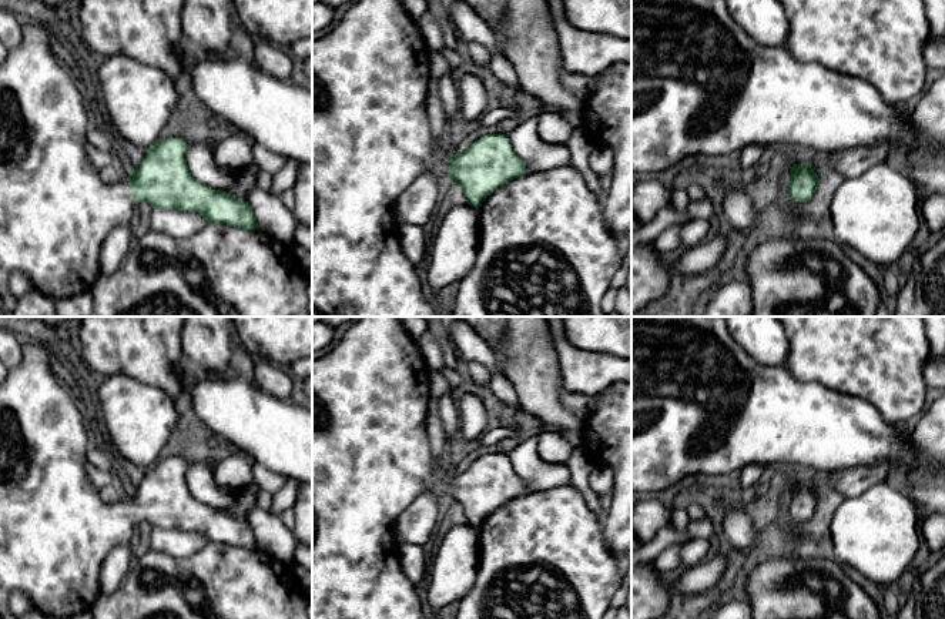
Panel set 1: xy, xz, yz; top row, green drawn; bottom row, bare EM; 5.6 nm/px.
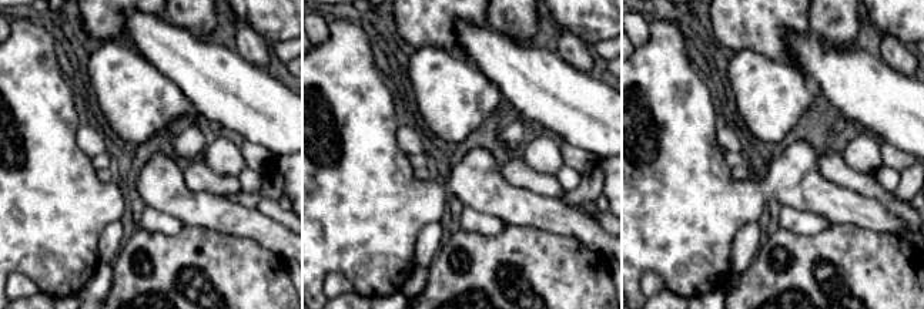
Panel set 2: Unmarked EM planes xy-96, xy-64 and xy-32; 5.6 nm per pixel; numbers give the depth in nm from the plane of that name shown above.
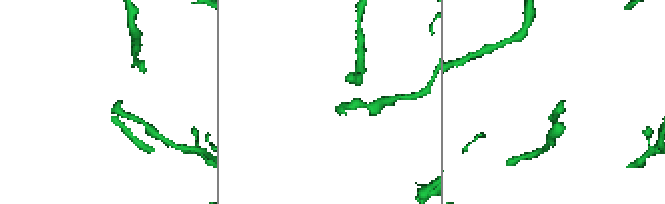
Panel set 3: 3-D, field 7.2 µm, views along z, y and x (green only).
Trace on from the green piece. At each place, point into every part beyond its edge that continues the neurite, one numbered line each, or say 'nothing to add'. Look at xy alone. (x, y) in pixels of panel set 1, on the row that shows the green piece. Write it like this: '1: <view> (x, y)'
1: xy (54, 210)

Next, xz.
1: xz (374, 133)

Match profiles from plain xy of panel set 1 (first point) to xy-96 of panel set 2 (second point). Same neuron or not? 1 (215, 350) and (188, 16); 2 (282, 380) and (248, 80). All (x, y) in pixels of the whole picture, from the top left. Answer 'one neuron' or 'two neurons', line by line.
1: one neuron
2: two neurons

